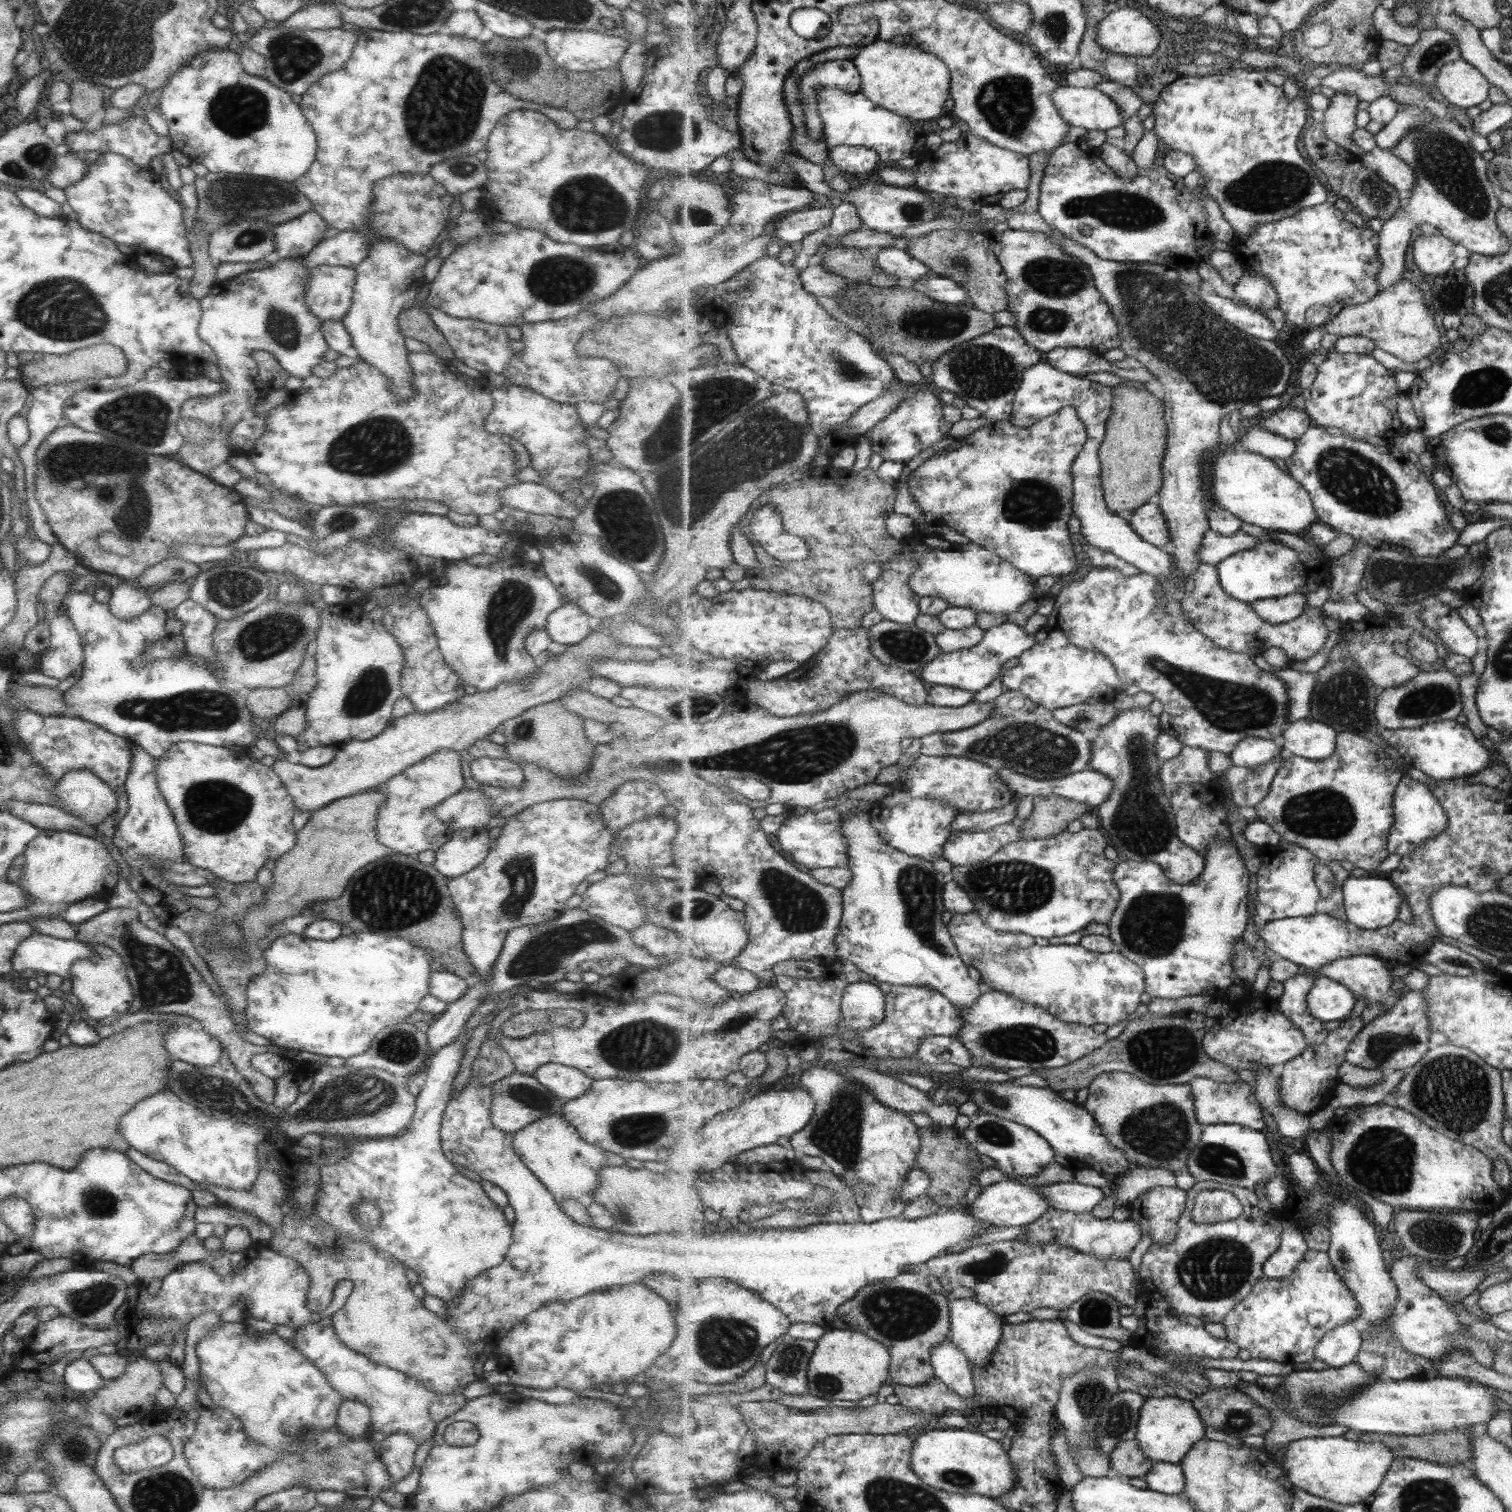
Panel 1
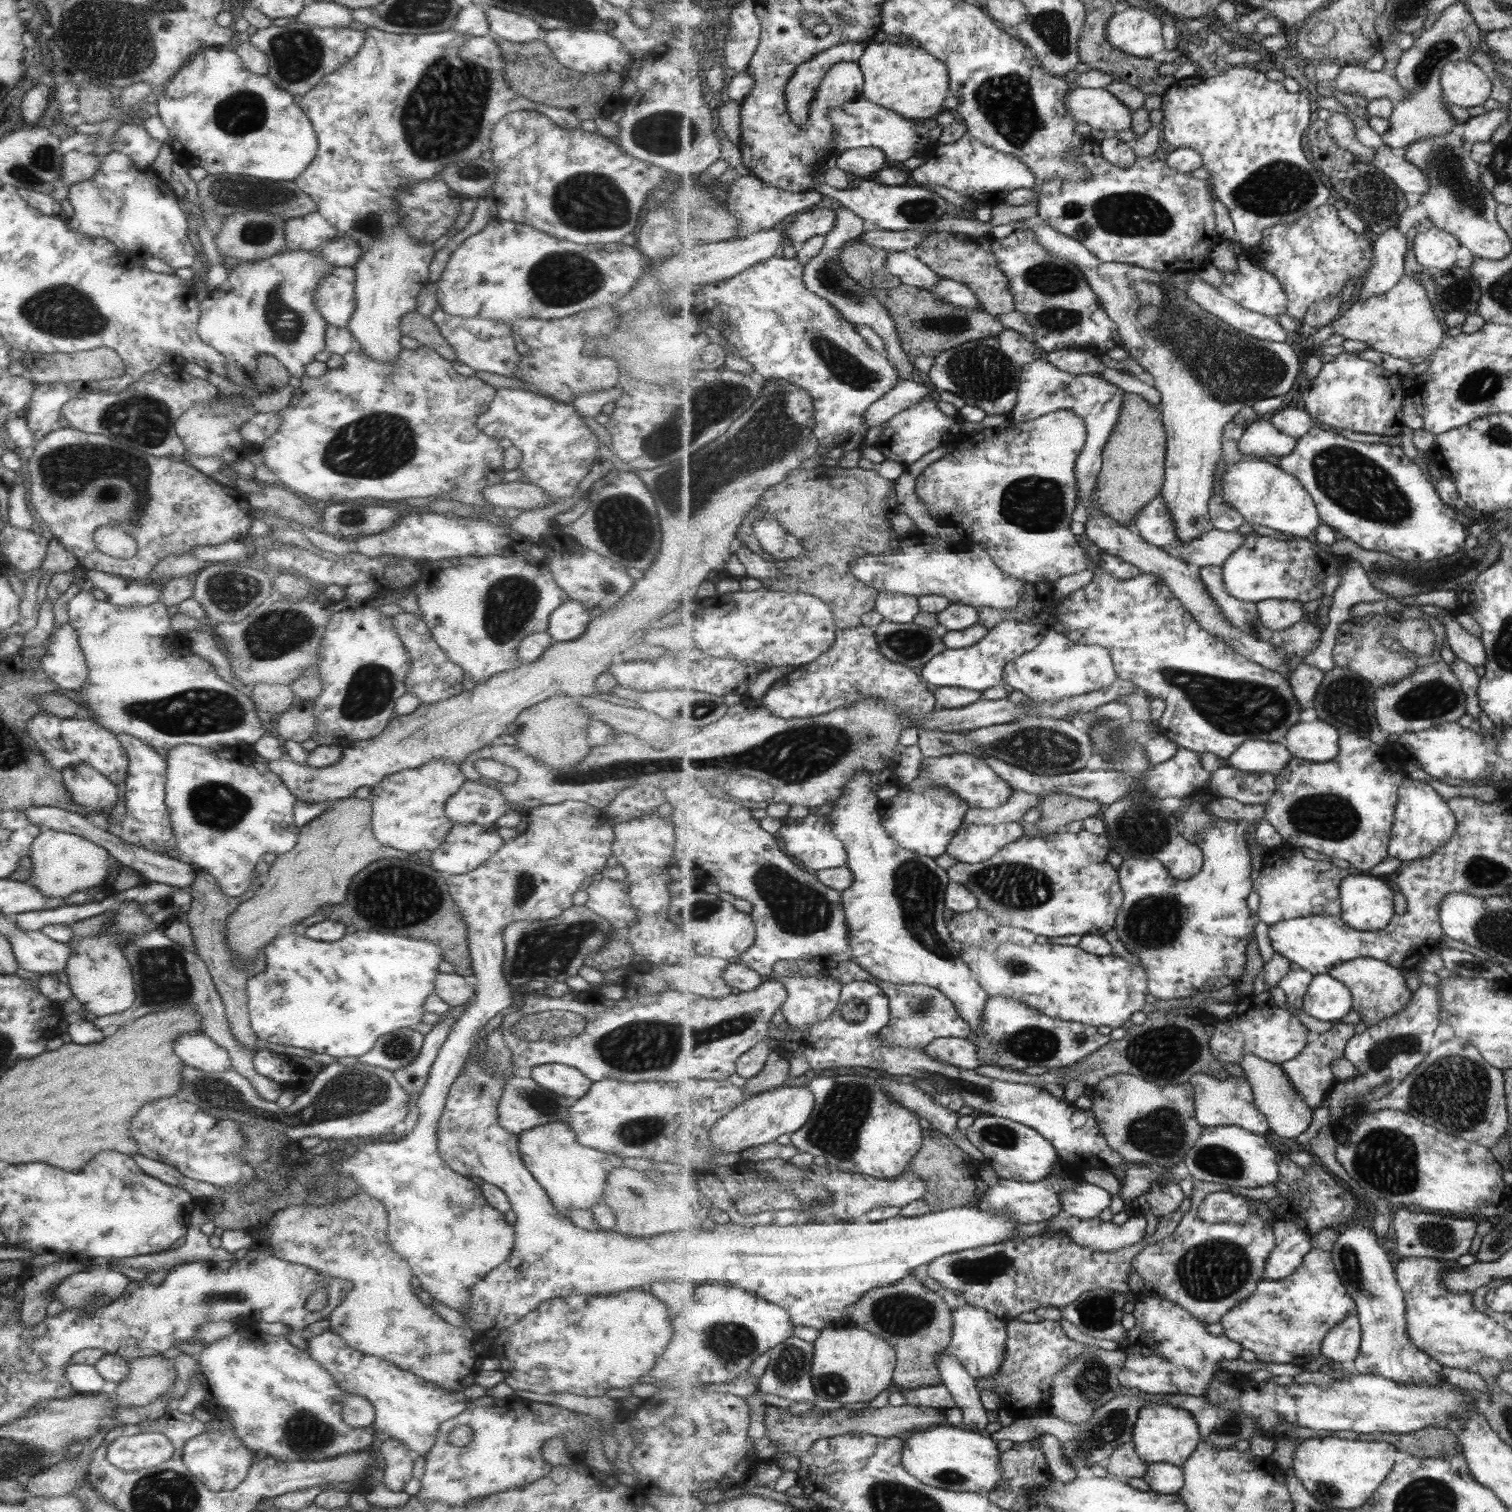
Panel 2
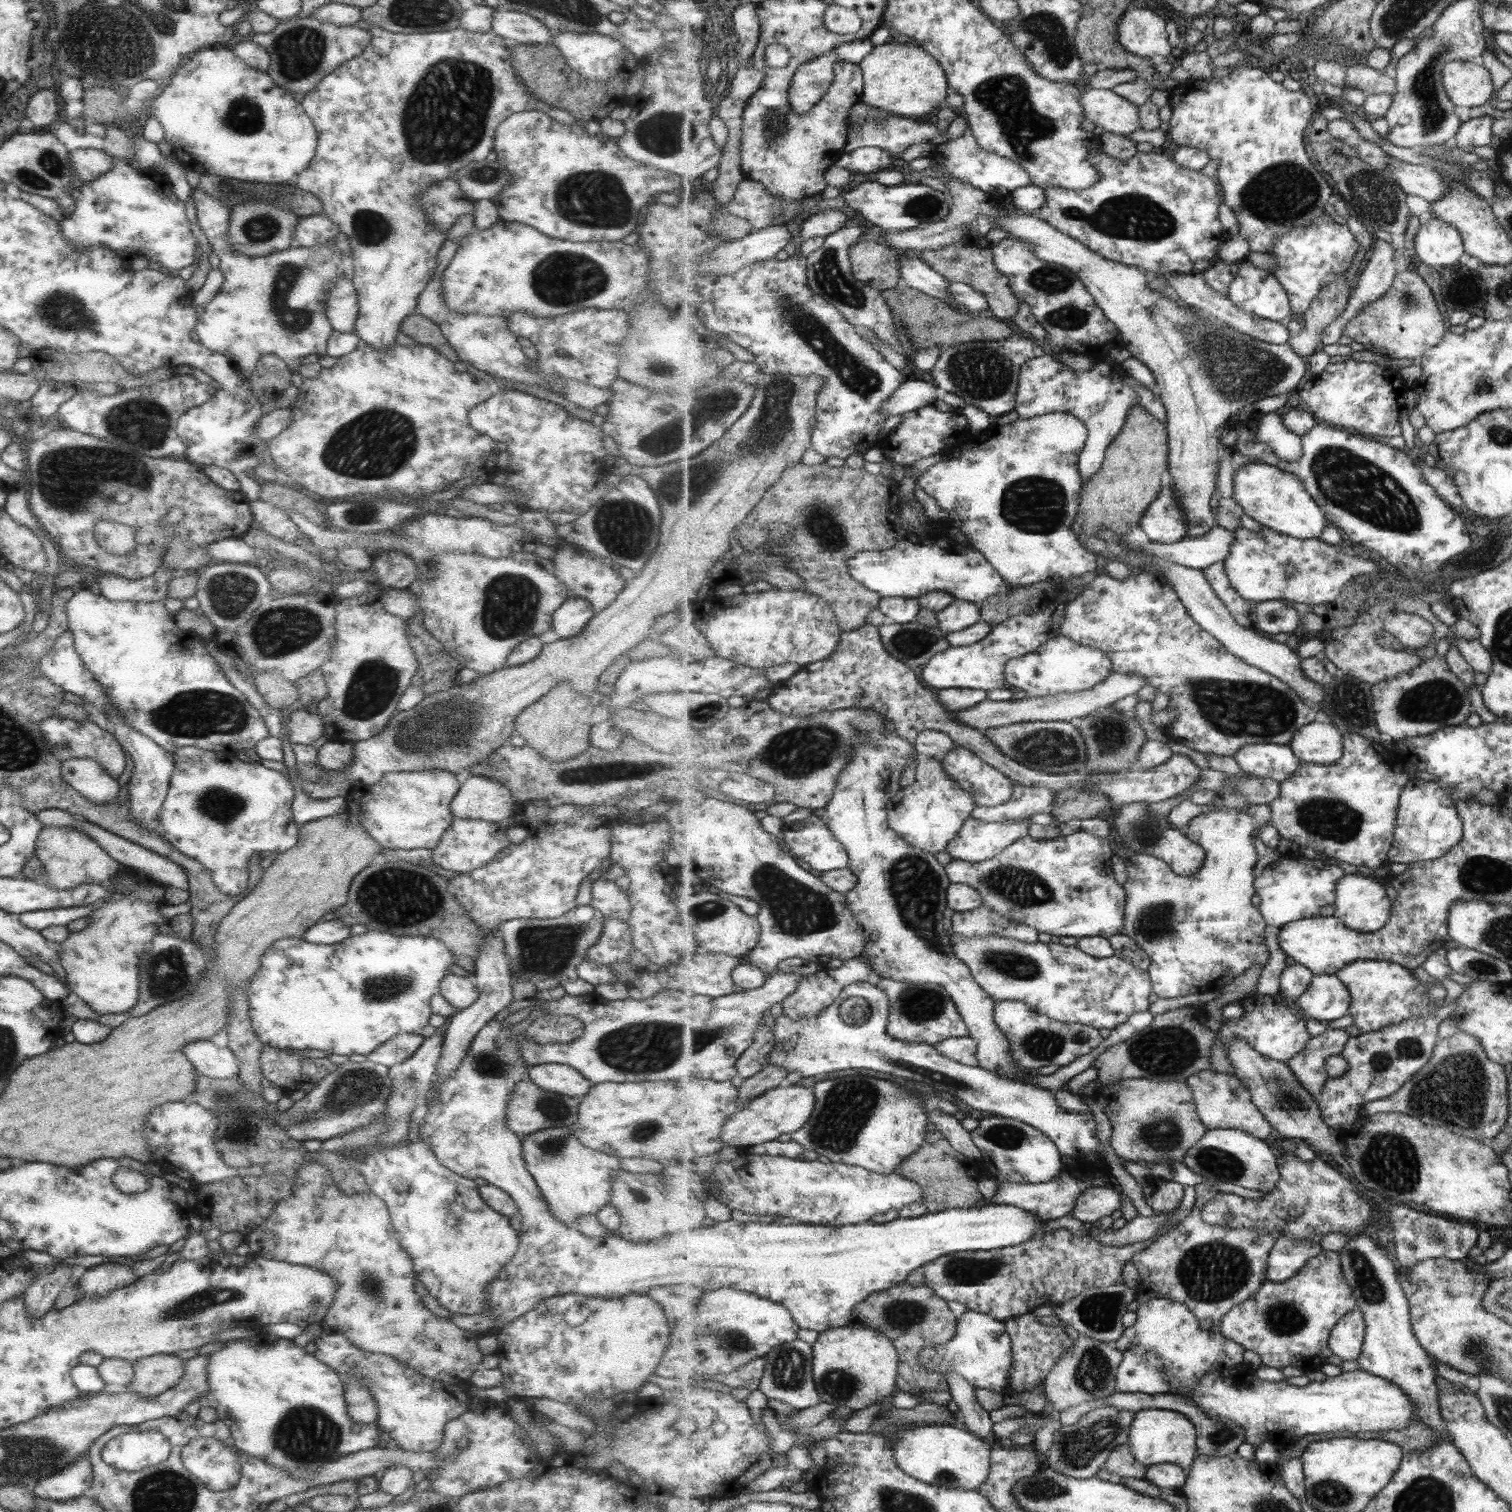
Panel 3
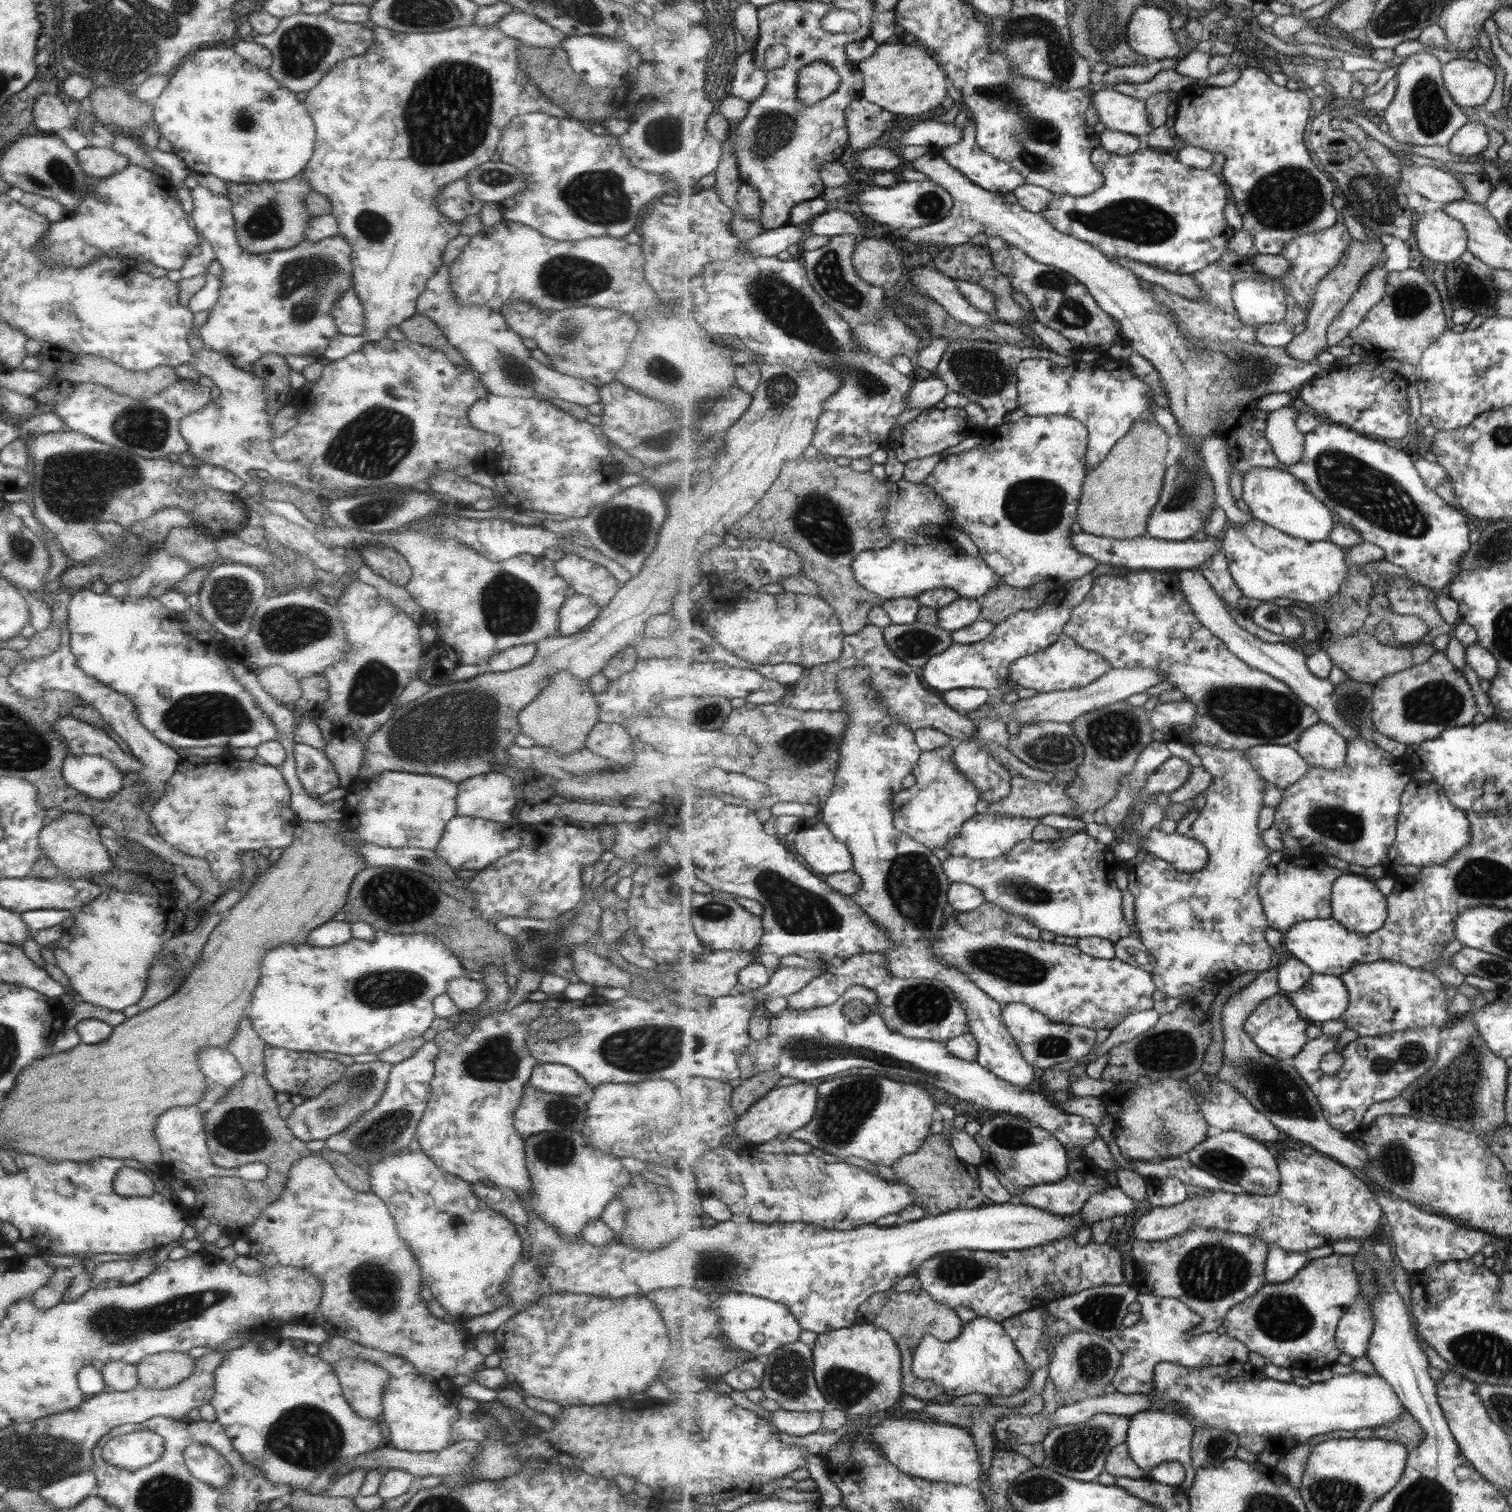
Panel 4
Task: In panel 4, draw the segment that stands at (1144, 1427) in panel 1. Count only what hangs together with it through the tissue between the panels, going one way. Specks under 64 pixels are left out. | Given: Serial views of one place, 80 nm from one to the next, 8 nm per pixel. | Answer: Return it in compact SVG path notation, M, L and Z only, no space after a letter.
M1157 1409L1149 1412L1139 1412L1132 1417L1125 1444L1129 1447L1131 1458L1143 1467L1148 1476L1150 1470L1156 1469L1166 1462L1180 1462L1185 1467L1185 1482L1179 1484L1185 1491L1190 1489L1196 1476L1194 1458L1192 1457L1192 1445L1196 1428L1191 1422L1174 1412L1159 1412Z

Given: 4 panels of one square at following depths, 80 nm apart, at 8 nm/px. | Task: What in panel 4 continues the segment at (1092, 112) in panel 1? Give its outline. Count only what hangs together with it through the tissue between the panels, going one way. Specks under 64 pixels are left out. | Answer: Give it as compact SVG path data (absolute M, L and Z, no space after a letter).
M1113 88L1098 90L1091 95L1098 120L1107 129L1133 134L1139 138L1145 138L1155 129L1147 114L1145 100L1121 94Z

